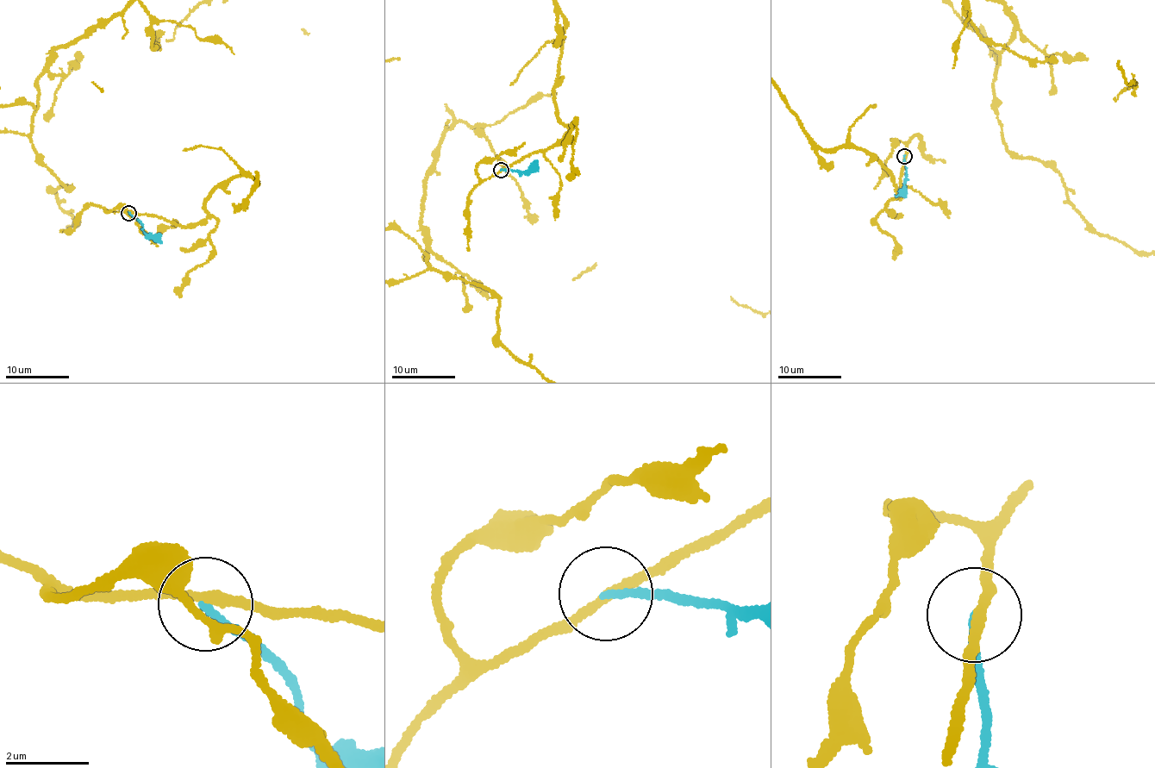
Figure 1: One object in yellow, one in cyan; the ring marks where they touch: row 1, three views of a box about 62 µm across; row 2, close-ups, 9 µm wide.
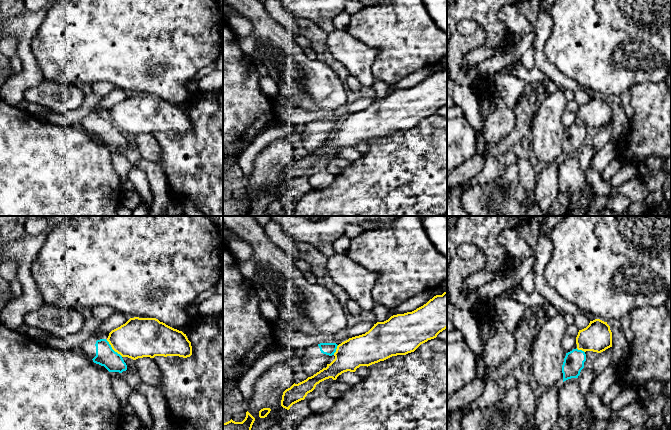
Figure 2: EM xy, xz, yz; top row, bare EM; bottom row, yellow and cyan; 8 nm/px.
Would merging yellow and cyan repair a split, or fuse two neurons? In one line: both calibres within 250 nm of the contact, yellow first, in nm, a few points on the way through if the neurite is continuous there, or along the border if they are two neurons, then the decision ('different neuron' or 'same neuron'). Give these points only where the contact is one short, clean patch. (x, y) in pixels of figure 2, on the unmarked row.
320/160 nm | along xy (106, 116), (122, 132) | different neuron

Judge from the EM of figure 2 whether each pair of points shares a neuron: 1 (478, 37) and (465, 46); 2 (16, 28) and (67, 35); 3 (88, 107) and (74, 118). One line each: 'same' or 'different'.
1: same
2: different
3: same

